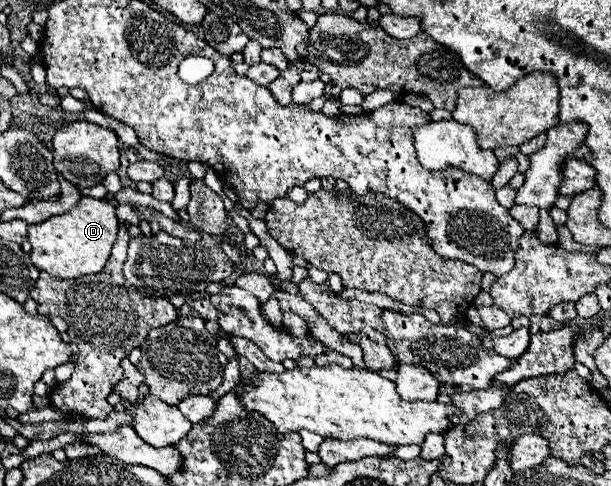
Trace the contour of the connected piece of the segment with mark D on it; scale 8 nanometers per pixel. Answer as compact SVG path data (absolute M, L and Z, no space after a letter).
M82 198L72 210L28 226L32 264L56 278L80 278L86 274L98 274L108 262L110 250L116 242L118 220L114 210L116 208L106 200Z

